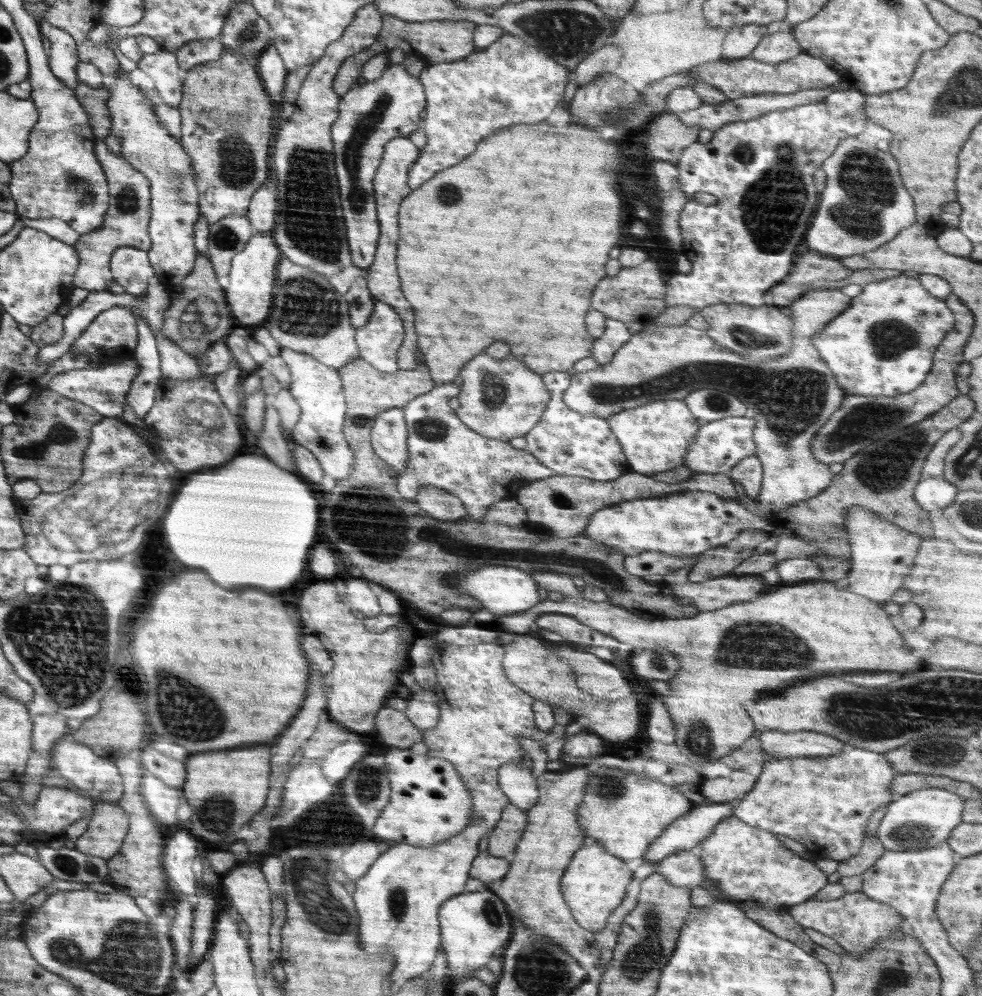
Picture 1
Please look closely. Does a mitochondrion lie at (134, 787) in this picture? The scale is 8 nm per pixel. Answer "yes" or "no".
no

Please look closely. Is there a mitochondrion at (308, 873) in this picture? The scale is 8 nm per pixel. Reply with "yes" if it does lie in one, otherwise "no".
yes

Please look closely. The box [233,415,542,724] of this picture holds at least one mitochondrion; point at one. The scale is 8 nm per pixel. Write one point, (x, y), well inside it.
(326, 445)

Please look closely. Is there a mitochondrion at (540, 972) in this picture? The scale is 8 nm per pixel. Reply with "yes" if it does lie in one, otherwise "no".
yes

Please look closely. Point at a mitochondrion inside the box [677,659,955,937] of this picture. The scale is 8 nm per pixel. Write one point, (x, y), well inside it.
(908, 833)

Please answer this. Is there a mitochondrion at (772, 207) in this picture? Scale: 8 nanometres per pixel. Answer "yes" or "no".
yes

